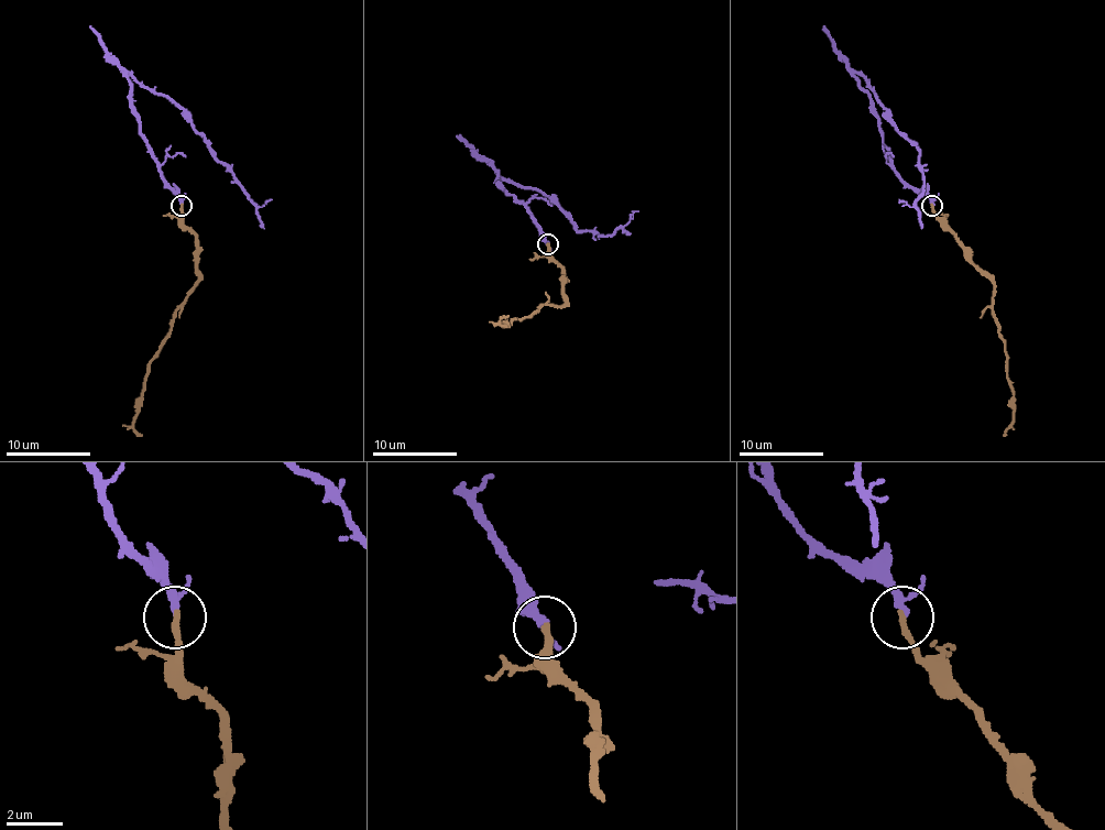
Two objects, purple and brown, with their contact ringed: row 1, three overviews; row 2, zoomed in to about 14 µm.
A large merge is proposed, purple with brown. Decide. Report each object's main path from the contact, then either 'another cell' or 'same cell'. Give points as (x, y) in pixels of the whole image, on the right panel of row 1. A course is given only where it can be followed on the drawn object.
purple via (931, 204), (895, 170), (881, 119), (859, 85), (861, 76), (919, 151), (922, 194), (912, 206), (899, 199) | brown via (931, 206), (963, 253), (991, 281), (993, 310), (1013, 389), (1013, 421), (1004, 436) | same cell

